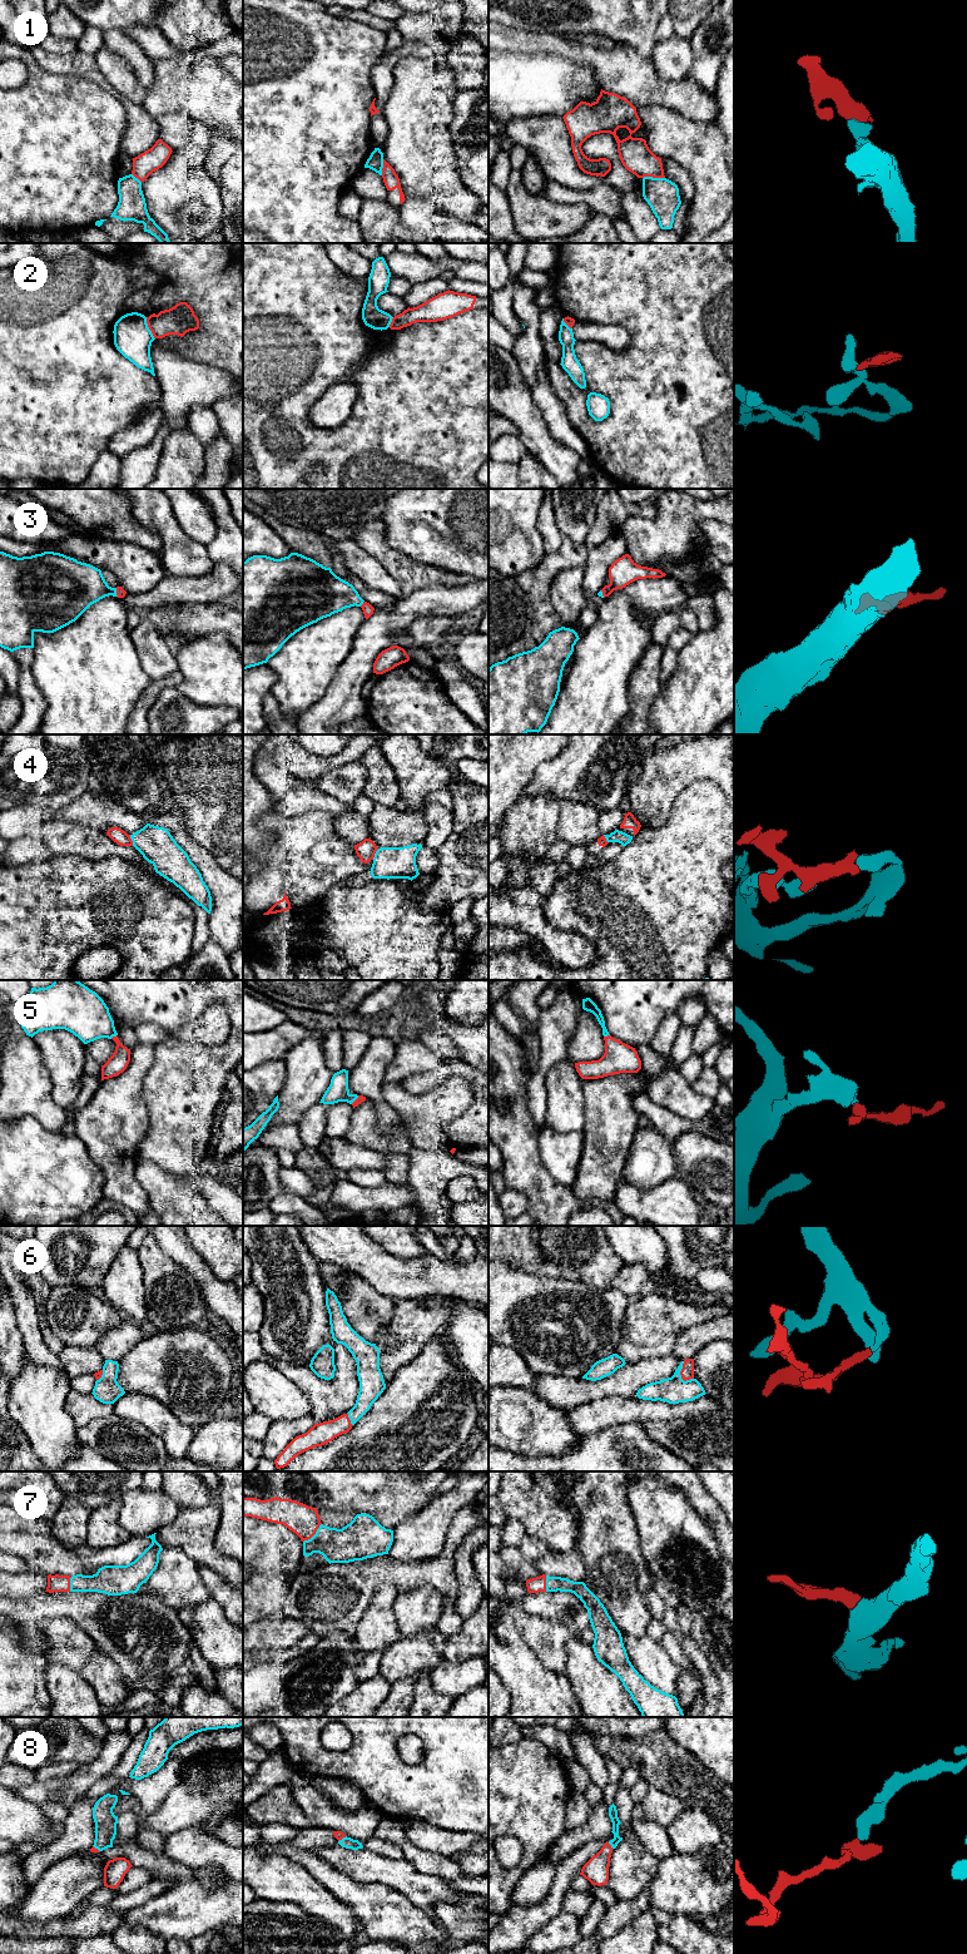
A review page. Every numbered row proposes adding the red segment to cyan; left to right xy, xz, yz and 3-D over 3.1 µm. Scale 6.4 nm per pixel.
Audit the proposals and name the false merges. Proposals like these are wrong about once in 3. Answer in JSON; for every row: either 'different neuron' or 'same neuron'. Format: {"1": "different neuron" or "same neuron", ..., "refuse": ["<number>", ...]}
{"1": "different neuron", "2": "different neuron", "3": "same neuron", "4": "different neuron", "5": "same neuron", "6": "same neuron", "7": "same neuron", "8": "same neuron", "refuse": ["1", "2", "4"]}

